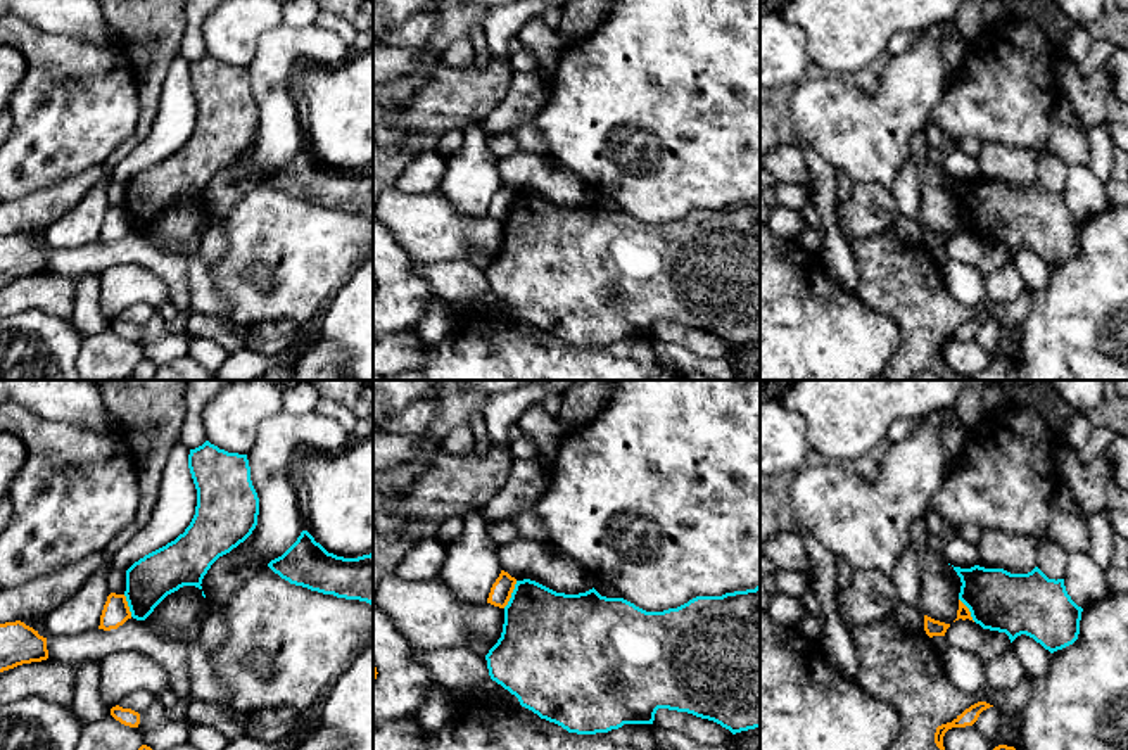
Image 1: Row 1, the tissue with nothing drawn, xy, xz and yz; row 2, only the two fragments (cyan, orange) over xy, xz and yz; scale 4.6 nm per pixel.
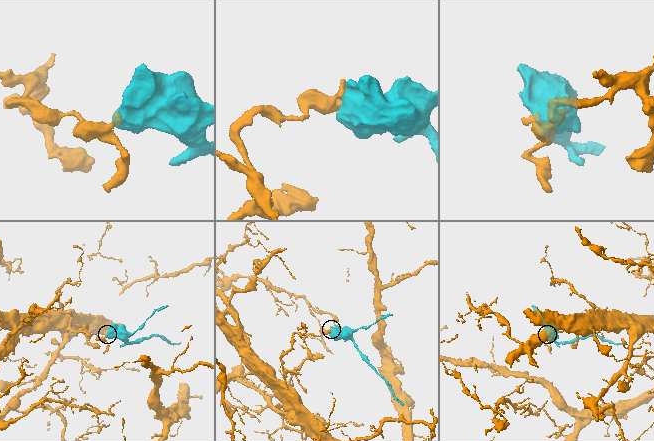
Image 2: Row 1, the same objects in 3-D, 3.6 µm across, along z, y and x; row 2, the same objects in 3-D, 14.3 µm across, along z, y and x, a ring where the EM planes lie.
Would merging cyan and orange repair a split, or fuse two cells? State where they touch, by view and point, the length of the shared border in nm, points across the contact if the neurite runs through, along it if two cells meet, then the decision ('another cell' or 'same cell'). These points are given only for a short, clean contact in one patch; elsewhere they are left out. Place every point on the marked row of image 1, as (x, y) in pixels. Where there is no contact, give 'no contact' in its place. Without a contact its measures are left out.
xz (512, 595) | 140 nm | along xz (517, 581), (510, 600), (503, 607) | another cell

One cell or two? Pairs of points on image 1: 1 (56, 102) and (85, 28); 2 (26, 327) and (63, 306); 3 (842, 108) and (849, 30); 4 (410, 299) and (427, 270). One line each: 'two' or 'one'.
1: two
2: two
3: two
4: two

